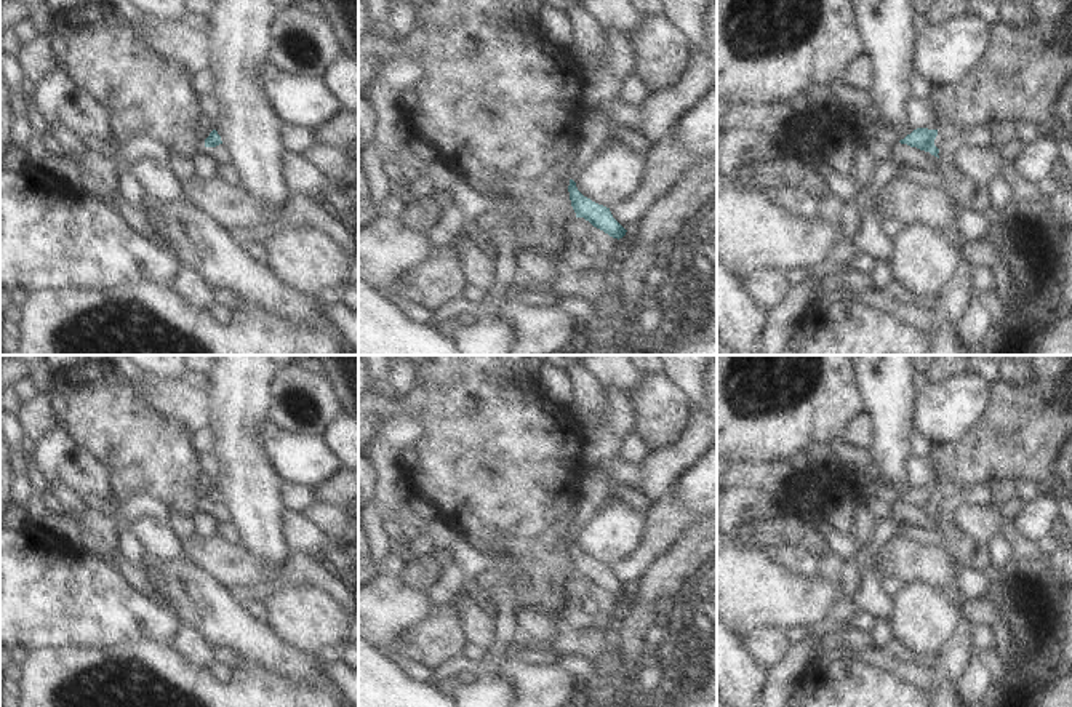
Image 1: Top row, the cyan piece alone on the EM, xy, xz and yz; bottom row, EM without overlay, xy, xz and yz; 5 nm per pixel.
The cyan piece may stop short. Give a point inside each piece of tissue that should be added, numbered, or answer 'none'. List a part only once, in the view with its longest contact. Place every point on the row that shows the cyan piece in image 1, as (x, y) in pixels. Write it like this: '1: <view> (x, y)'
1: xz (596, 127)

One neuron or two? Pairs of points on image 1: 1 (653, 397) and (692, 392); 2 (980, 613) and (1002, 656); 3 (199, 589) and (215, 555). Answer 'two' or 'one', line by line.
1: two
2: one
3: two

